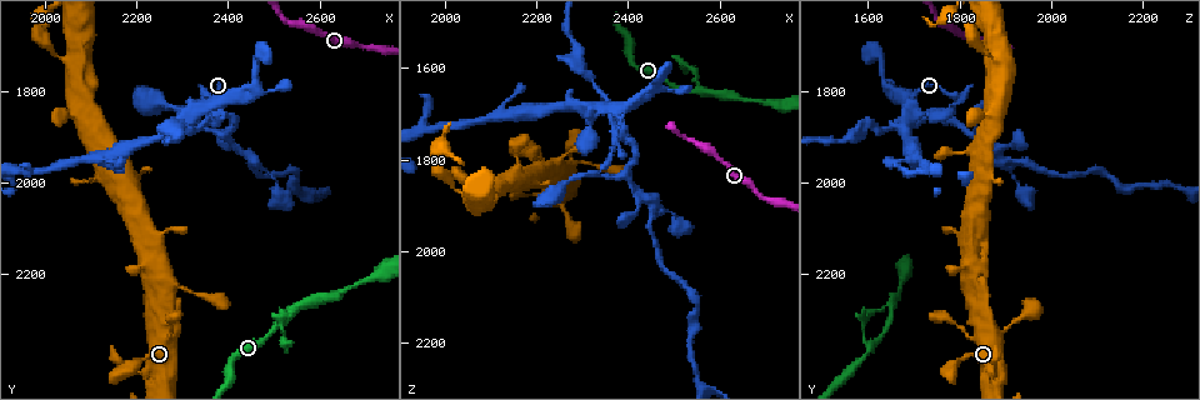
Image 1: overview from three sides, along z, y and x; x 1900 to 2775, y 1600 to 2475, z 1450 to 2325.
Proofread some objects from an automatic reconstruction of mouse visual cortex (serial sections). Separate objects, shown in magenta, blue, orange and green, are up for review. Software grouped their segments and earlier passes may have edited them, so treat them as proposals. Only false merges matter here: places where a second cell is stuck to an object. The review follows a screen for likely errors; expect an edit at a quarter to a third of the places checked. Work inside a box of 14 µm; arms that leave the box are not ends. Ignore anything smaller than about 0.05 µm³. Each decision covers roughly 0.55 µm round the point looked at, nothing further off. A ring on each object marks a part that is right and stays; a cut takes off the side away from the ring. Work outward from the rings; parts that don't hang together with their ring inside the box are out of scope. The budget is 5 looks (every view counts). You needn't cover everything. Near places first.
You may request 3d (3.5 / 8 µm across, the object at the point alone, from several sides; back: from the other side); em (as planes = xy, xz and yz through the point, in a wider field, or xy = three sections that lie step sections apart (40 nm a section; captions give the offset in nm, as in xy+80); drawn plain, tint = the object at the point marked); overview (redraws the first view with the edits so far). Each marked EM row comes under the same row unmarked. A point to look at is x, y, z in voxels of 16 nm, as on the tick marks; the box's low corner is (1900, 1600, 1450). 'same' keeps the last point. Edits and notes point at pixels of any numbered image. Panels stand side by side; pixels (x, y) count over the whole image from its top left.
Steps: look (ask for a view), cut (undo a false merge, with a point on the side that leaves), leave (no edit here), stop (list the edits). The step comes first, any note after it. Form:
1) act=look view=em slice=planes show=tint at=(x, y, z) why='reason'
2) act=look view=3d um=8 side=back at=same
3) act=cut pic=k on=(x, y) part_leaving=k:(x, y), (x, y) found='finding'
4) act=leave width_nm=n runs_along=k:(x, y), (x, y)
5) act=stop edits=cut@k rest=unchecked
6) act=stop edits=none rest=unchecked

act=look view=3d um=3.5 at=(2355, 1835, 1680) why='narrows sharply'

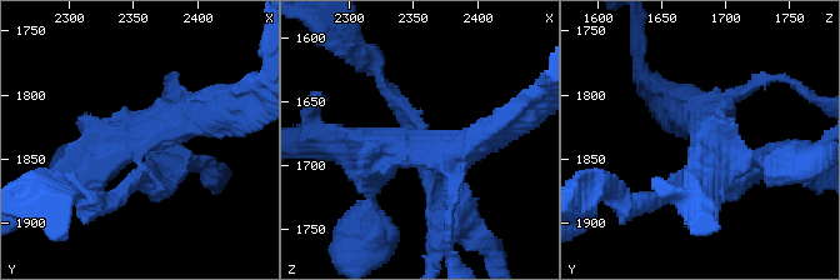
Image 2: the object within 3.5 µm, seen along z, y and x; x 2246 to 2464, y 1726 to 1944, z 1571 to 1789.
act=cut pic=2 on=(426, 178) part_leaving=2:(139, 168), (181, 159) found='a second cell is stuck on'

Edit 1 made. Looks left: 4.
act=look view=3d um=3.5 at=(2550, 2275, 1655) why='a fork'

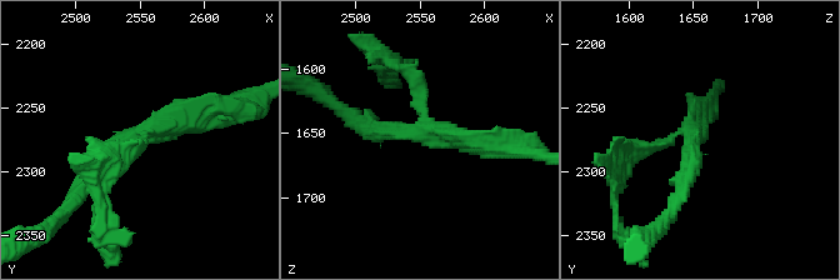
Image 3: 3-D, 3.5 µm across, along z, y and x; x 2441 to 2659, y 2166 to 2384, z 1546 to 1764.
act=look view=em slice=xy step=2 show=tint at=(2552, 2272, 1650) arms=3 arm_widths_nm=200,200,300

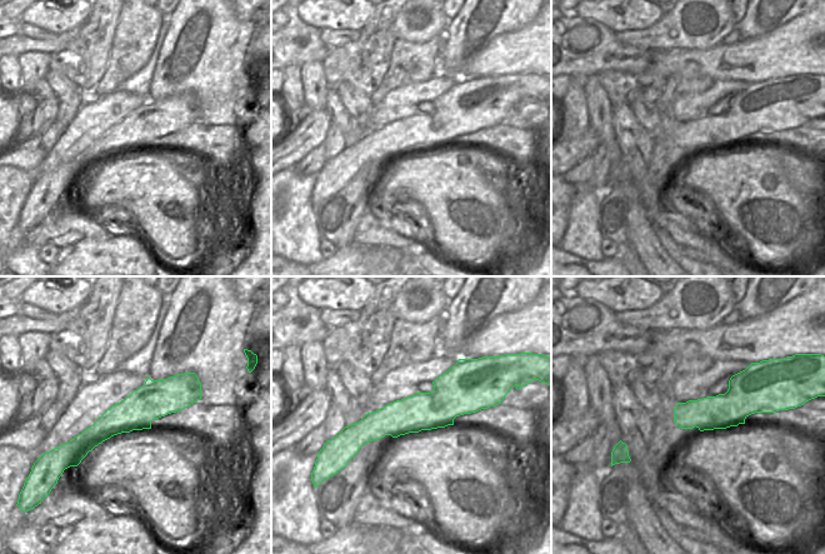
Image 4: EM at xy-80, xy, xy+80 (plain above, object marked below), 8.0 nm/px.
act=cut pic=3 on=(414, 76) part_leaving=3:(423, 115), (419, 80), (376, 55) found='two cells meet here'

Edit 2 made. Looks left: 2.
act=stop edits=cut@2,cut@3 rest=unchecked

